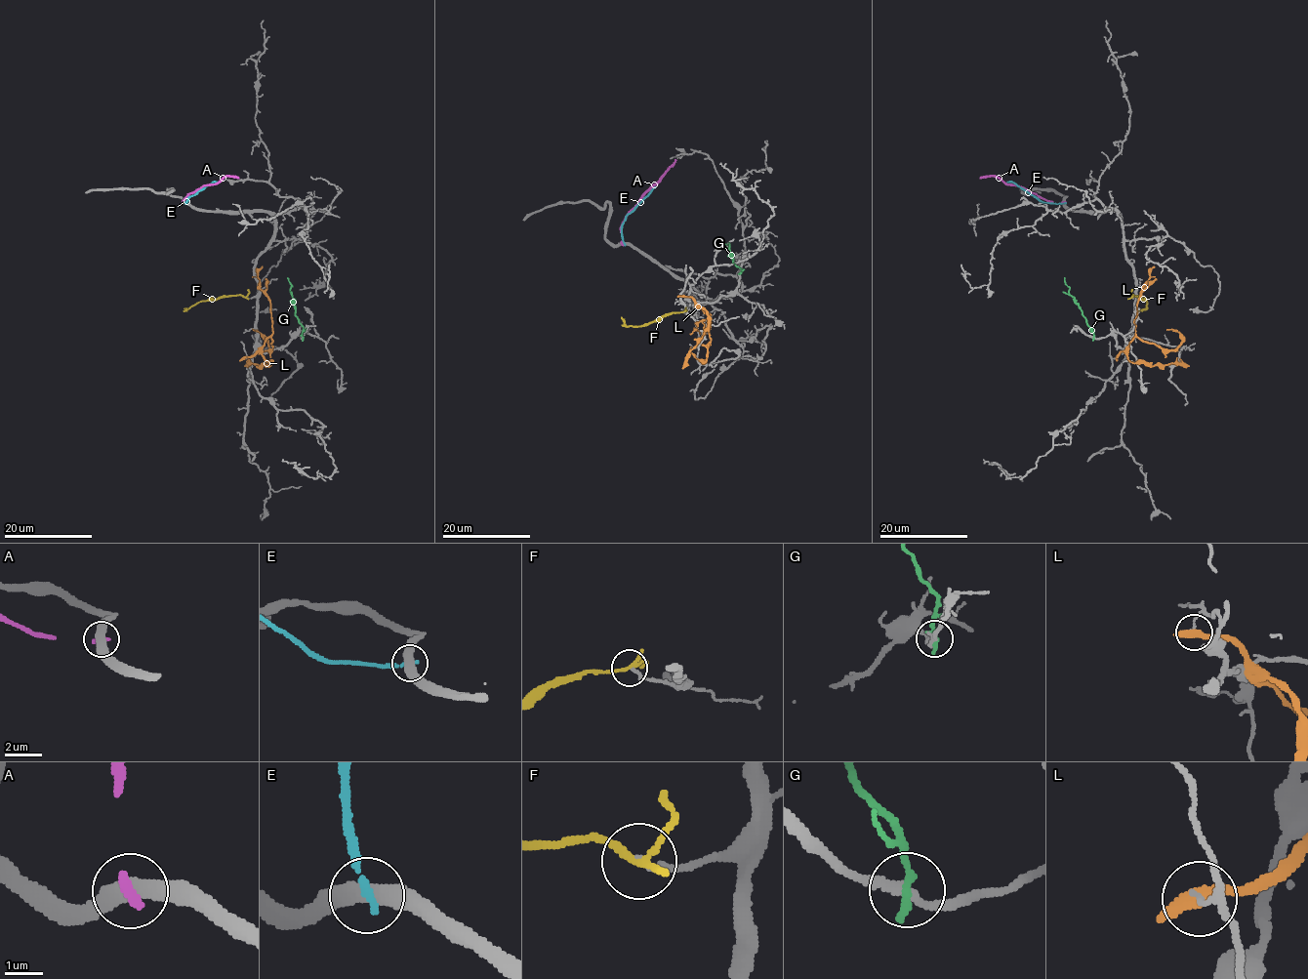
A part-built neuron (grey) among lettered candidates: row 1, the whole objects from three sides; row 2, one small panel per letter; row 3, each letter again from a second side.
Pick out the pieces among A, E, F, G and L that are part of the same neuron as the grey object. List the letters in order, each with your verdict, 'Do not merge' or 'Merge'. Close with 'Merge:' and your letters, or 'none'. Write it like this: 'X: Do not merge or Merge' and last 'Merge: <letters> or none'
A: Do not merge
E: Do not merge
F: Do not merge
G: Do not merge
L: Do not merge
Merge: none

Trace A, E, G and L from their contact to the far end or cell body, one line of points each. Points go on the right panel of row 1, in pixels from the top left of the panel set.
A: (1064, 202), (1047, 202), (1023, 187), (1005, 183), (995, 177), (980, 179)
E: (1064, 203), (1044, 203), (1013, 182), (1006, 182)
G: (1093, 337), (1092, 329), (1068, 292), (1064, 277)
L: (1116, 358), (1134, 337), (1175, 349), (1182, 336), (1176, 331), (1166, 329)

